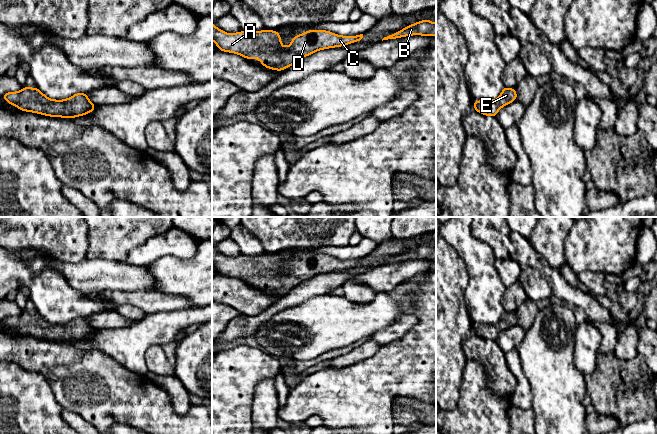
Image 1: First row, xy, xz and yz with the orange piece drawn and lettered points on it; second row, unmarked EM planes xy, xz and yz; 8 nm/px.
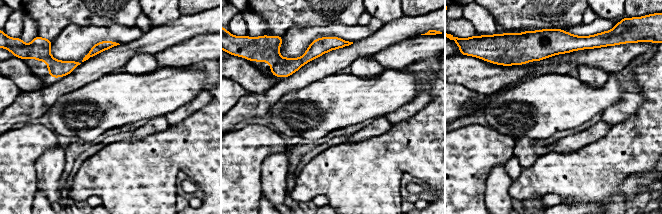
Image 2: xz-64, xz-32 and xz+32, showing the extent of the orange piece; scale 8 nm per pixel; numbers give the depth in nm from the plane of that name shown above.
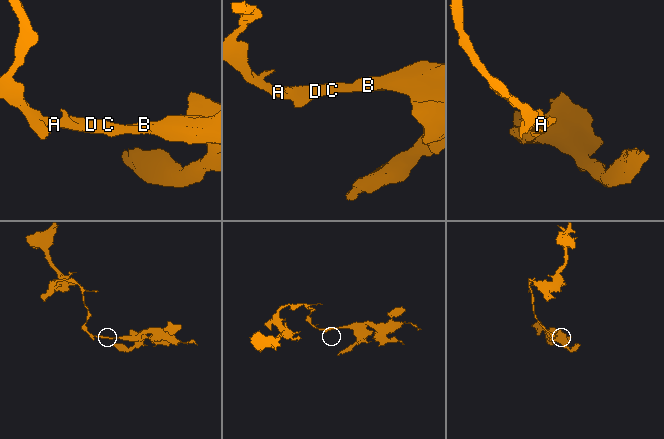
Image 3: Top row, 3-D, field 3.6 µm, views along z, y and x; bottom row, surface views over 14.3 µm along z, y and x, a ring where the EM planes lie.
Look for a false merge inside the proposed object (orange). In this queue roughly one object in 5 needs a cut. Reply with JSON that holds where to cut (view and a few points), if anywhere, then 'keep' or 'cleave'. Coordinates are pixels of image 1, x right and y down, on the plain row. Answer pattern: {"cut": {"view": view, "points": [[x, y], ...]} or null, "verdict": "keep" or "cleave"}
{"cut": null, "verdict": "keep"}

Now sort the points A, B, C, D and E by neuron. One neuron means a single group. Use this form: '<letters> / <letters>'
A B C D E

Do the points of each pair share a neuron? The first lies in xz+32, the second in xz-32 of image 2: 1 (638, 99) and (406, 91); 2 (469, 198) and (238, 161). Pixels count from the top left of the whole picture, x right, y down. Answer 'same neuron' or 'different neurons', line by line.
1: different neurons
2: same neuron

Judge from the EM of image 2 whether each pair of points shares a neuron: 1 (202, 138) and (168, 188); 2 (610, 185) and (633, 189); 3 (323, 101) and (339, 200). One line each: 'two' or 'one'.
1: one
2: two
3: two

